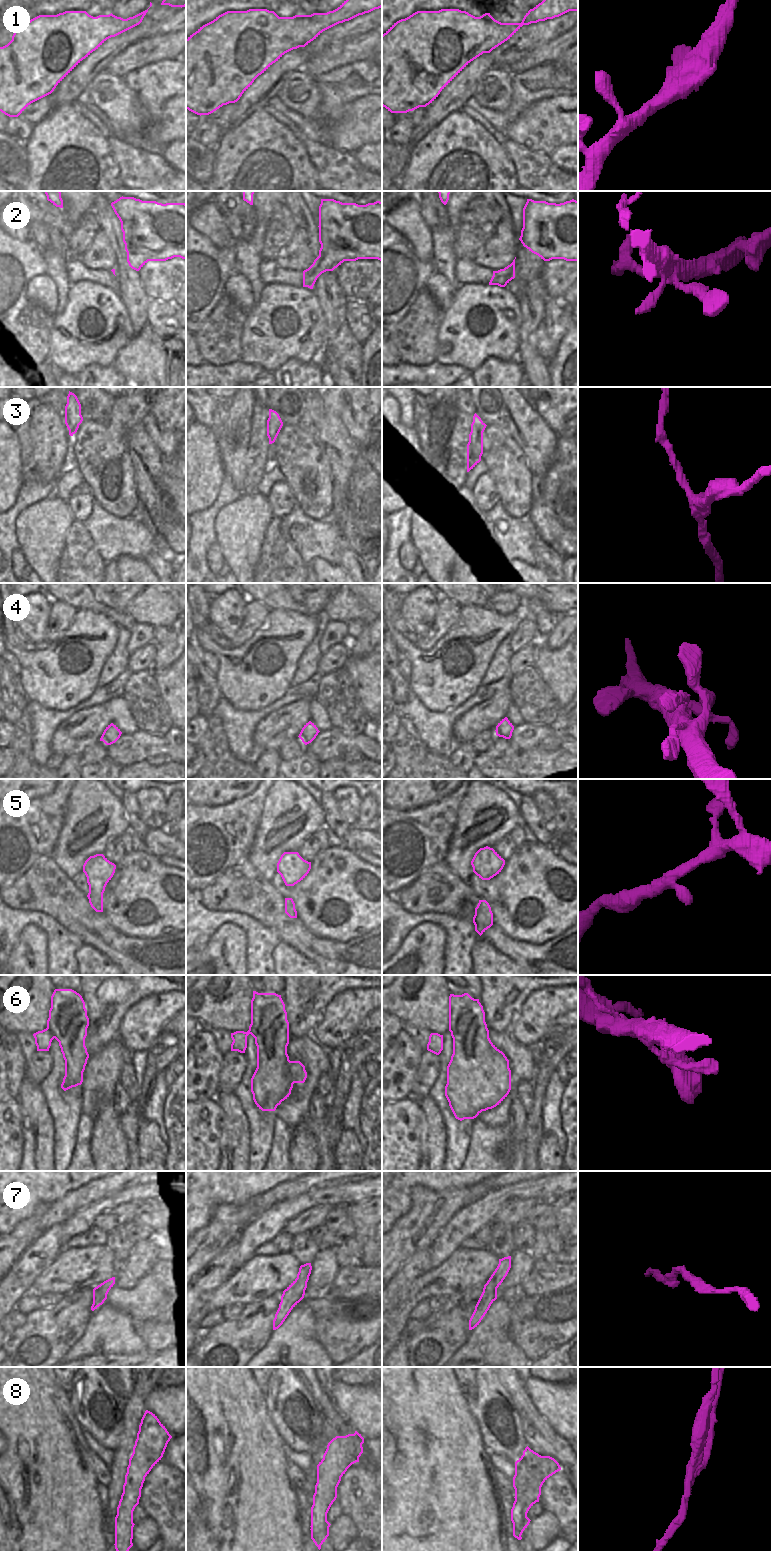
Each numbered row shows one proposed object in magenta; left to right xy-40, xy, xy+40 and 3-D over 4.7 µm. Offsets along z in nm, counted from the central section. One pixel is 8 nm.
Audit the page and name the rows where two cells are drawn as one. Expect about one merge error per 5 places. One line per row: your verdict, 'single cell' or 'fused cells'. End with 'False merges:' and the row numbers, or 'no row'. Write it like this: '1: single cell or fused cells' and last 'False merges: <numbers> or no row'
1: single cell
2: single cell
3: single cell
4: single cell
5: single cell
6: single cell
7: single cell
8: fused cells
False merges: 8

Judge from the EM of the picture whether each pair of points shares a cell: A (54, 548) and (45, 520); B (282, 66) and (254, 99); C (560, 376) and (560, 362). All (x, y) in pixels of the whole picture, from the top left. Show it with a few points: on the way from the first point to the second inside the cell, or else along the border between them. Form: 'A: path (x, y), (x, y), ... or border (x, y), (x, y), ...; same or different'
A: path (47, 541), (45, 539), (45, 527); same
B: path (276, 74), (261, 91); same
C: path (560, 373), (560, 365); same

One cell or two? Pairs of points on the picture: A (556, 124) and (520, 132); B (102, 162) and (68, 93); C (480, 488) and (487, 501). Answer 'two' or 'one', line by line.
A: one
B: two
C: one

